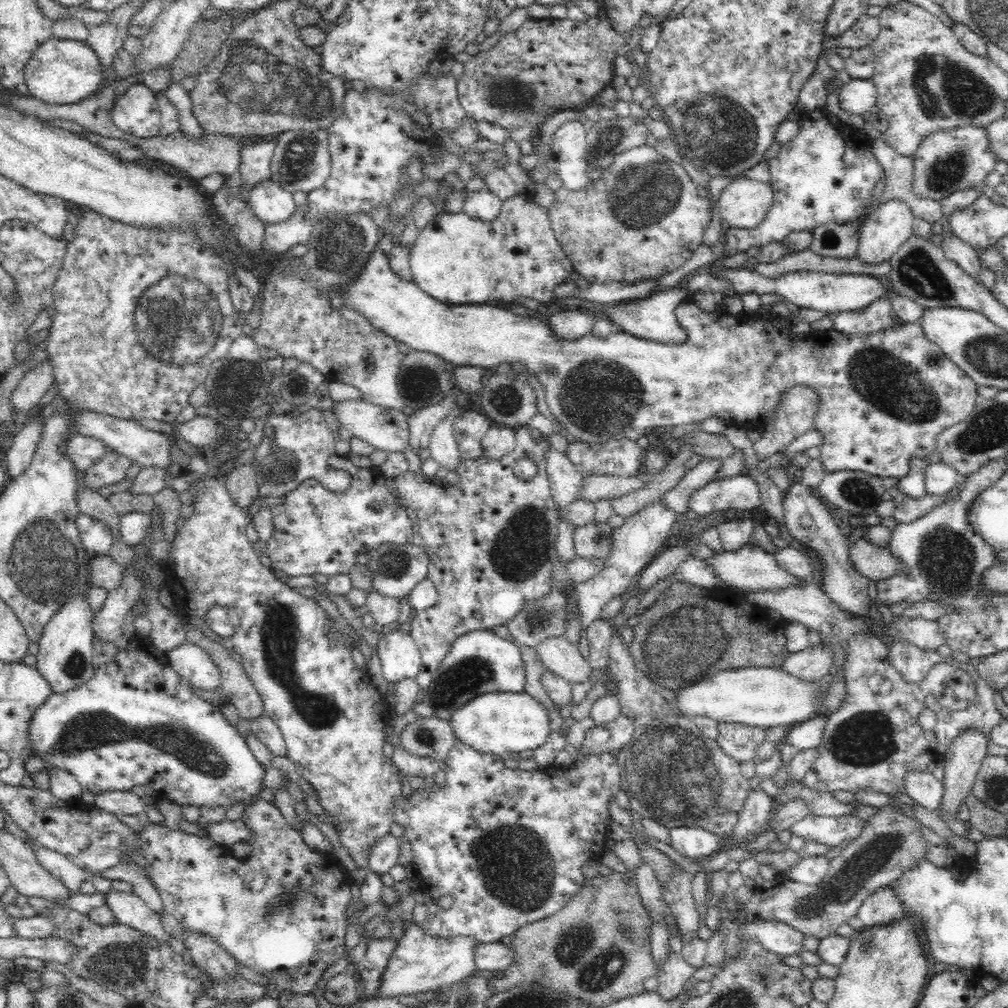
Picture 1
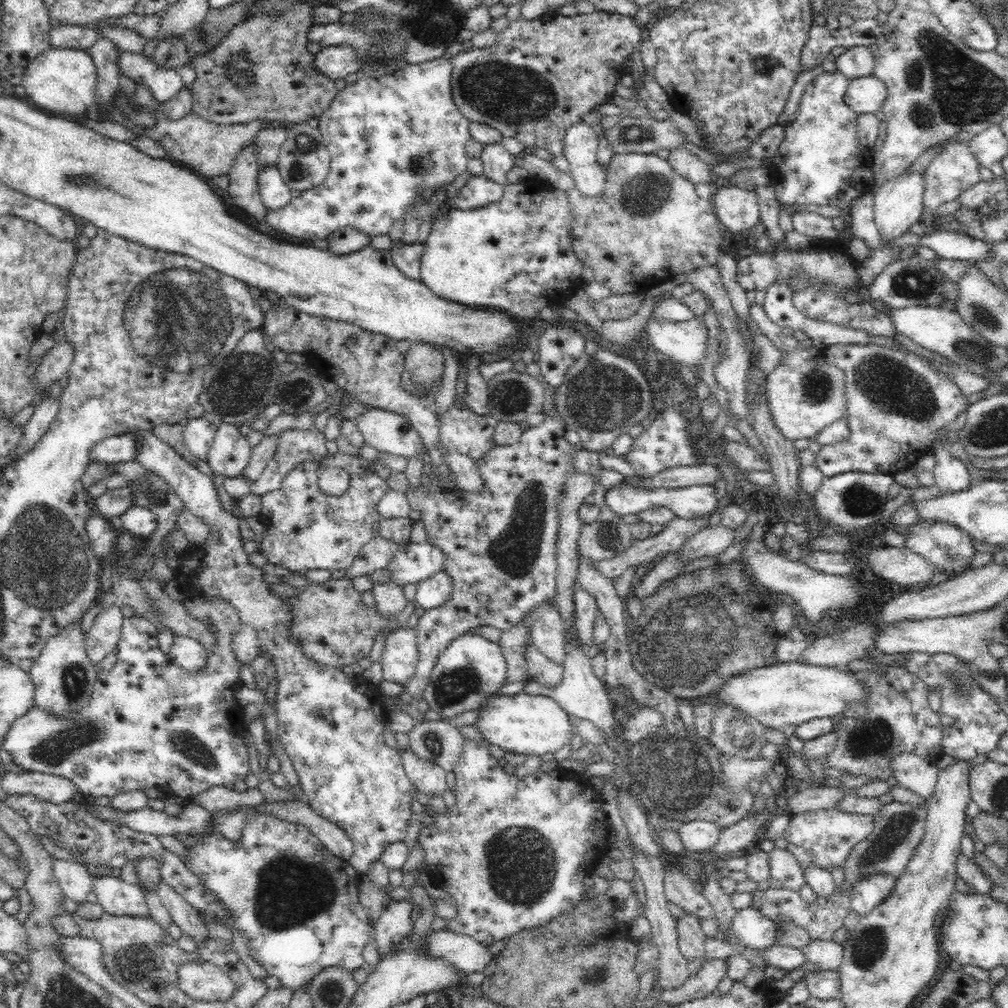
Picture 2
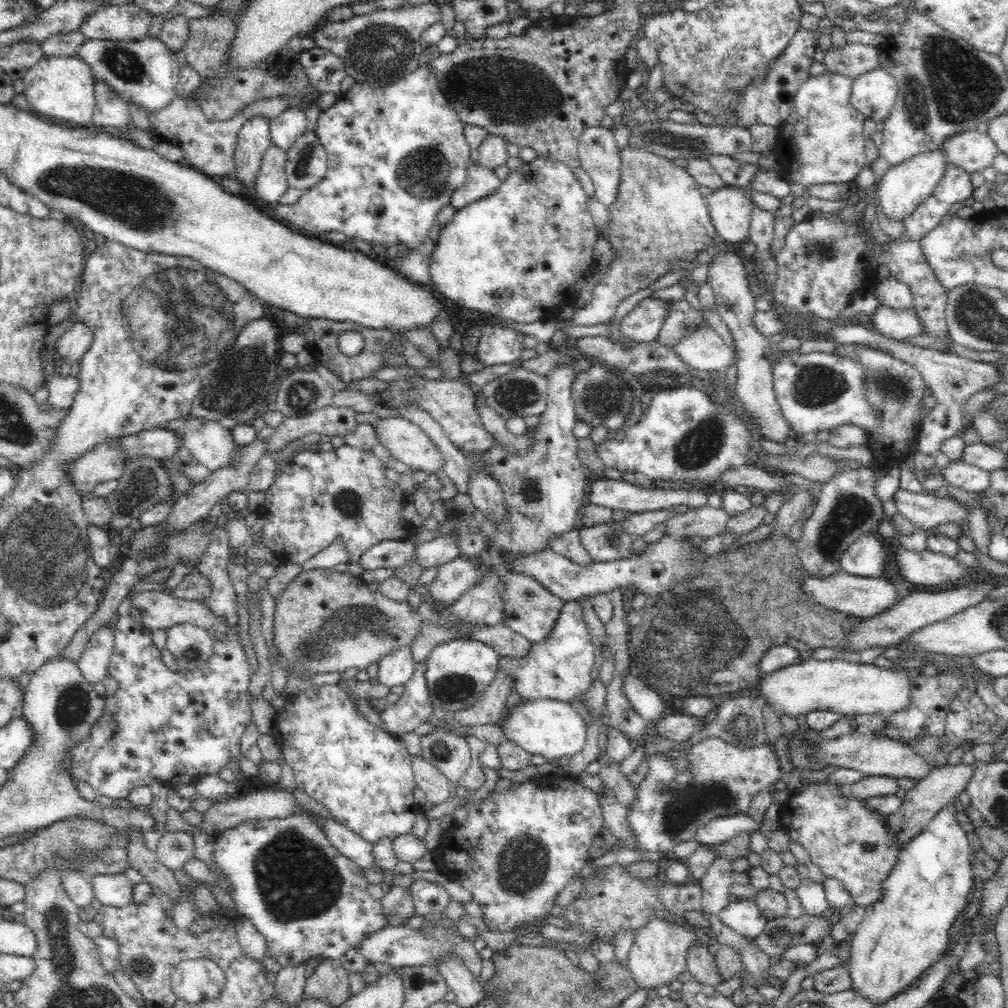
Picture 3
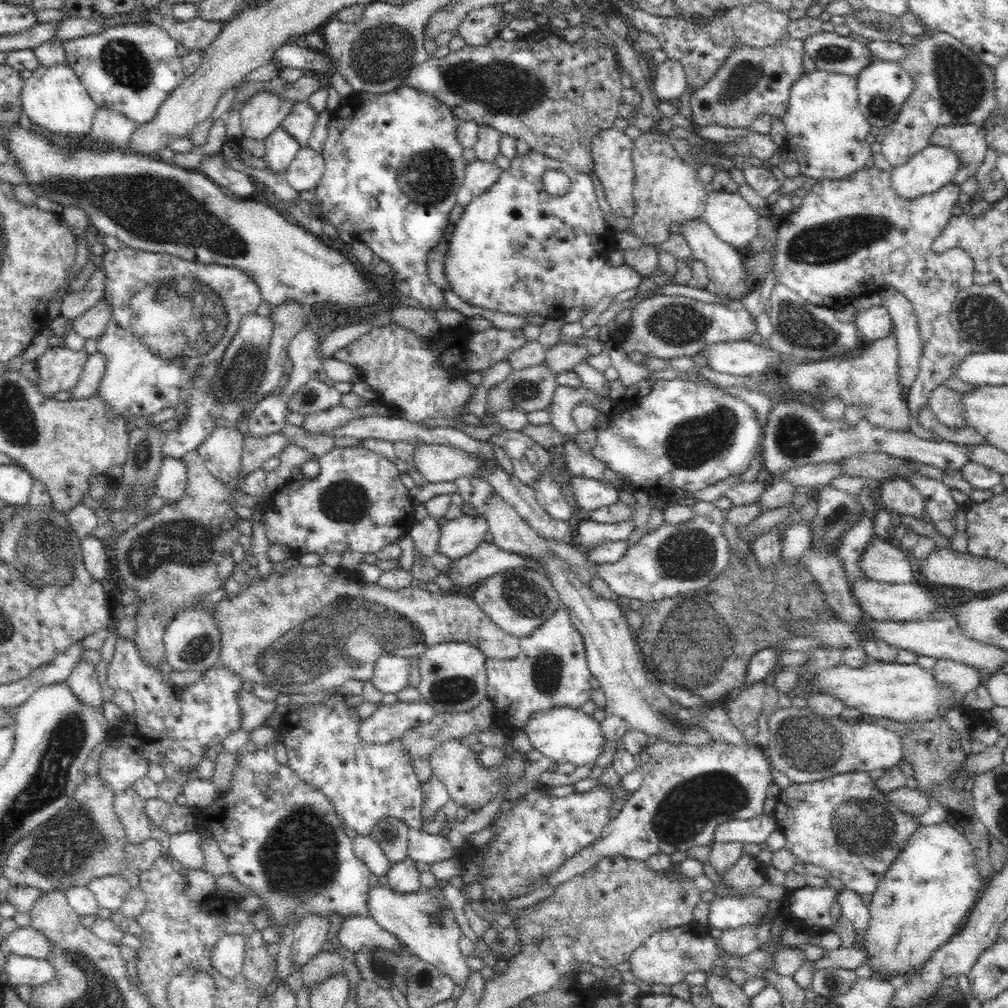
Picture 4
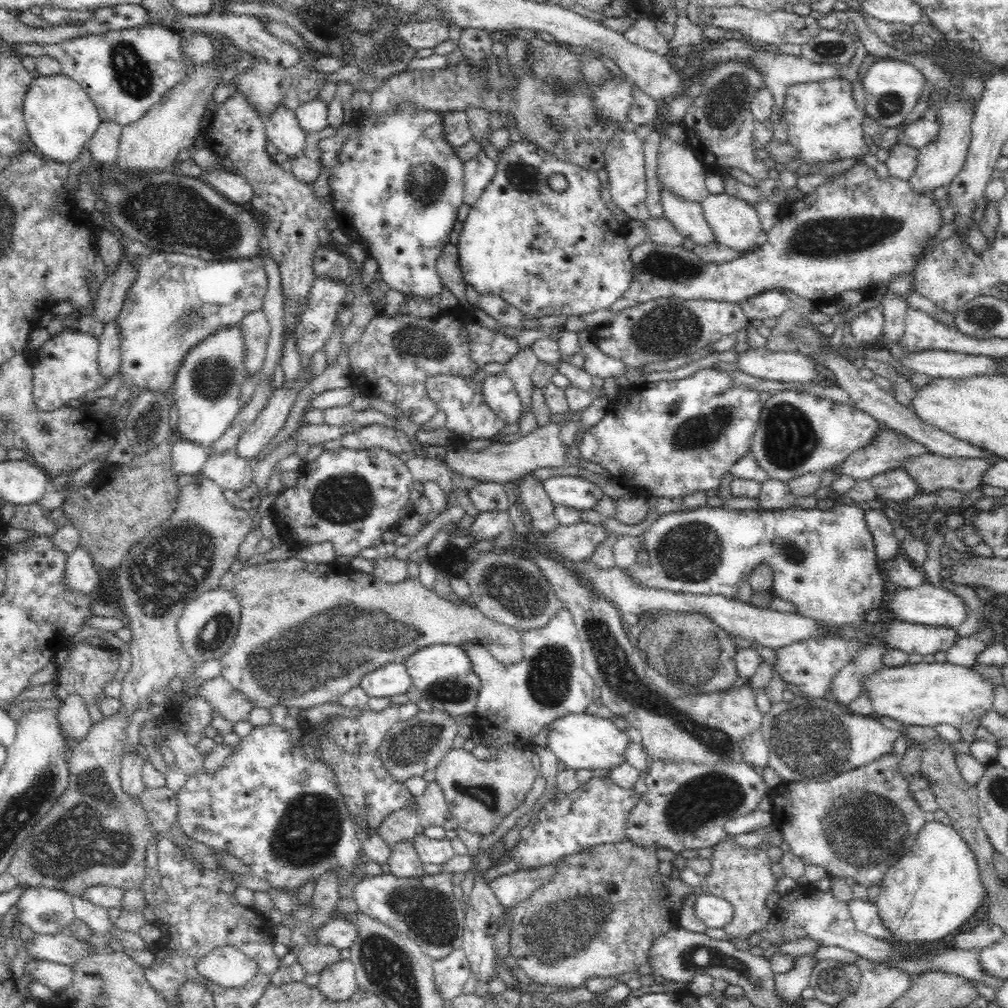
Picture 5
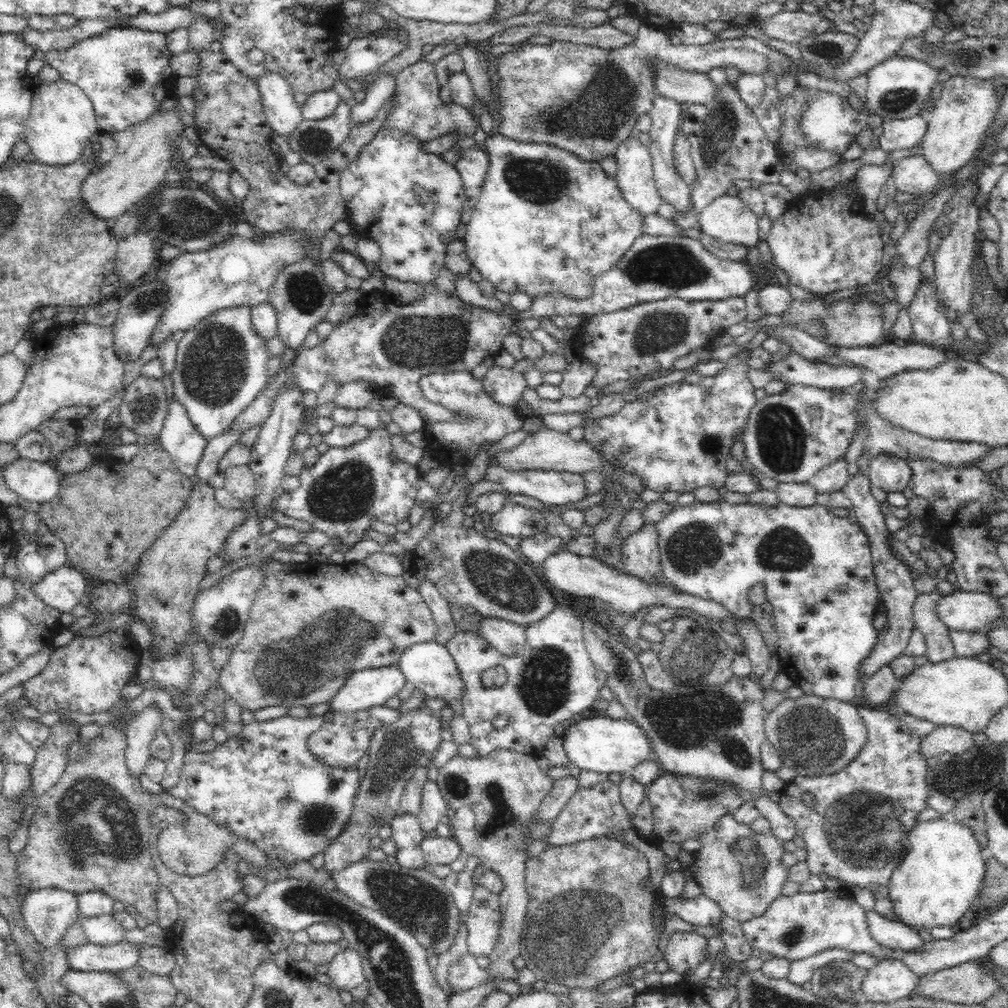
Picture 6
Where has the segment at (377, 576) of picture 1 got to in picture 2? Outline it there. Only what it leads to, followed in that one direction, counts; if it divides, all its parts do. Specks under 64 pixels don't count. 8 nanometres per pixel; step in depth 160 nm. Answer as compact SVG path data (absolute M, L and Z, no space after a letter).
M425 541L422 544L406 544L406 548L394 553L387 568L392 581L400 586L408 582L420 582L443 570L445 554L441 548Z

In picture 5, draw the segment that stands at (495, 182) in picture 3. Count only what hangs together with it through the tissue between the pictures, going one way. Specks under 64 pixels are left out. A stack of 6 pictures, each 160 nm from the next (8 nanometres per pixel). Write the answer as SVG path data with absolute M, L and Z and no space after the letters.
M481 150L475 158L463 164L464 201L476 204L496 173L496 162Z

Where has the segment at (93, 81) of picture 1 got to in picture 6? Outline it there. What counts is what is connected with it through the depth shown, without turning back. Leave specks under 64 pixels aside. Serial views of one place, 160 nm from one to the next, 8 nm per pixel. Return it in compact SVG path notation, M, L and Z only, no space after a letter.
M62 79L53 83L37 83L25 127L25 142L30 147L30 152L34 155L36 162L46 166L68 166L77 162L92 142L92 137L99 134L96 113L88 95L80 87Z

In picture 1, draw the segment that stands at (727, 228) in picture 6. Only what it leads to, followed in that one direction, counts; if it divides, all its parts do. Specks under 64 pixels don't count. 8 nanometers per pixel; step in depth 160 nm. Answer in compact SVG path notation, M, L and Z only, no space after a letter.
M739 178L715 195L714 204L728 227L752 230L766 217L773 197L769 183Z

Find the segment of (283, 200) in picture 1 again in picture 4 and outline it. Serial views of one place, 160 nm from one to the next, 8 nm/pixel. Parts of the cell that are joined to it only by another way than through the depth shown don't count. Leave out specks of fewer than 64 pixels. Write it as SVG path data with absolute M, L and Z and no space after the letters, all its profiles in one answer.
M281 124L268 134L264 142L268 149L264 159L268 162L268 170L274 171L274 173L285 174L287 167L290 166L302 148L300 143L293 136L290 136L285 128L282 128Z

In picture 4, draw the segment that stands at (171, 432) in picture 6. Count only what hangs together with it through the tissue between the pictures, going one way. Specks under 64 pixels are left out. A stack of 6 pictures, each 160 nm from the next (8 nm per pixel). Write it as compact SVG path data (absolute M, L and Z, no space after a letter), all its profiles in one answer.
M164 457L156 480L155 492L169 504L178 502L187 484L188 466L181 458Z

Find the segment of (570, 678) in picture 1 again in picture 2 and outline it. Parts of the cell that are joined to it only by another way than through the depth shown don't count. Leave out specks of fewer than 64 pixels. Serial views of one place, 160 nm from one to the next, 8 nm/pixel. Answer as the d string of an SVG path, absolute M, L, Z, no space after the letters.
M554 598L534 606L520 620L530 632L531 643L546 658L558 665L563 665L565 655L566 624Z

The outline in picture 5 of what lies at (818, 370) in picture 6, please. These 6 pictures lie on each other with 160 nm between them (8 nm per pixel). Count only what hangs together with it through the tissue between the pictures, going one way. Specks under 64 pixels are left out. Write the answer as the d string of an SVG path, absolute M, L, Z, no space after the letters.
M768 347L748 348L739 353L737 363L746 374L778 382L809 383L819 374L816 362L798 350L772 352Z

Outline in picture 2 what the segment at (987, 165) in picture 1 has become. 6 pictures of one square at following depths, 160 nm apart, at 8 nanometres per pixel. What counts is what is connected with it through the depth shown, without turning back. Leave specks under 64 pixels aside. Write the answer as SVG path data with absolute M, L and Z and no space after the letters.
M968 142L948 144L946 150L940 156L936 156L924 171L926 190L924 190L923 214L918 224L926 228L934 226L936 210L940 210L946 202L958 200L962 192L966 192L980 181L979 168L976 158L971 155Z

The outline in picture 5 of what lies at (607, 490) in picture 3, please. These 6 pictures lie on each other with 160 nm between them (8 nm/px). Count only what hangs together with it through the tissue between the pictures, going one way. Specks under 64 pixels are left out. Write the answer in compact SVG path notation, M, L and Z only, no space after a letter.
M552 476L544 482L546 495L555 506L587 511L602 498L602 488L580 476Z

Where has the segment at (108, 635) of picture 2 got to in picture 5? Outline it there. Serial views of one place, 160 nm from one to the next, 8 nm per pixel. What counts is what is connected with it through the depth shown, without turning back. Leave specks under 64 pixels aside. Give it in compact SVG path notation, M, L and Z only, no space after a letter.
M70 694L63 702L58 714L58 729L67 751L72 750L86 736L92 724L84 700L78 694Z

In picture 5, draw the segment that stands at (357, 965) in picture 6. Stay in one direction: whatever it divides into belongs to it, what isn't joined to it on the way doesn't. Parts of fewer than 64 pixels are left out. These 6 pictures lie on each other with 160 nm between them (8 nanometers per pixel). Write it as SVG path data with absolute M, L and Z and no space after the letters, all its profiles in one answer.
M350 959L338 960L320 972L317 987L331 1000L348 1000L356 991L355 966Z

